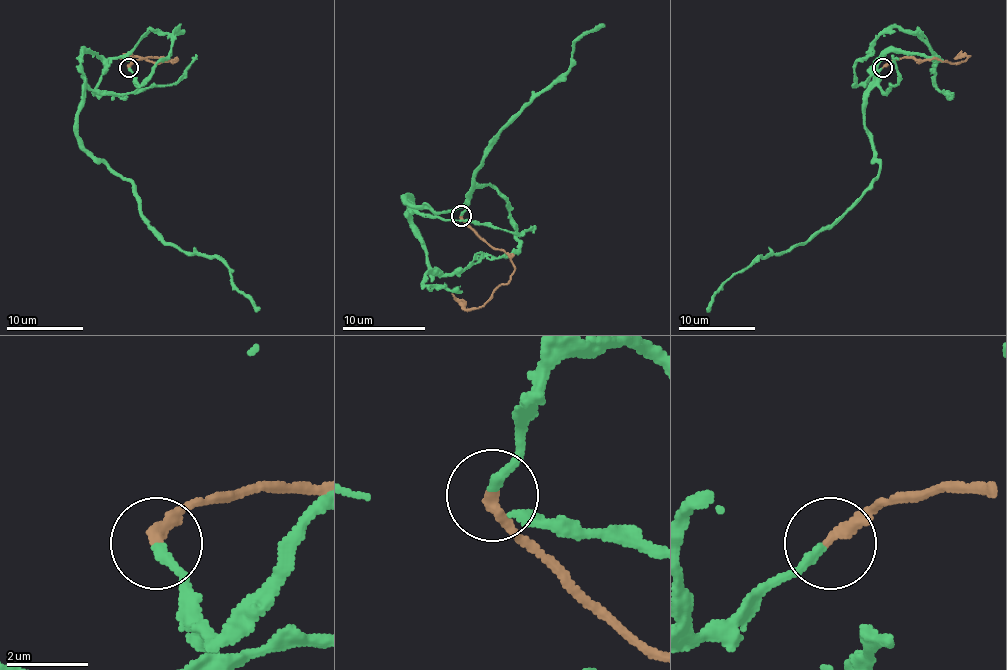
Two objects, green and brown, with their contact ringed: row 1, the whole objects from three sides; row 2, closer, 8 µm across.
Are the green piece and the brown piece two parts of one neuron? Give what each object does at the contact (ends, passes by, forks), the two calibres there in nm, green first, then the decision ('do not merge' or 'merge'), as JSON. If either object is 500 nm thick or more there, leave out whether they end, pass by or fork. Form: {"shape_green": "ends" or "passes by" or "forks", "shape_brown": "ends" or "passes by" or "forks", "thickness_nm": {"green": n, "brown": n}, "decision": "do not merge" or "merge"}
{"shape_green": "ends", "shape_brown": "ends", "thickness_nm": {"green": 240, "brown": 280}, "decision": "merge"}

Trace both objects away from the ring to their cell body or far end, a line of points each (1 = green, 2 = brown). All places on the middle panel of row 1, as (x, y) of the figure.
1: (460, 215), (492, 184), (519, 244), (440, 274), (404, 197), (454, 211), (492, 140), (602, 26)
2: (460, 215), (477, 234), (510, 259), (514, 271), (510, 280), (473, 309), (452, 292)

